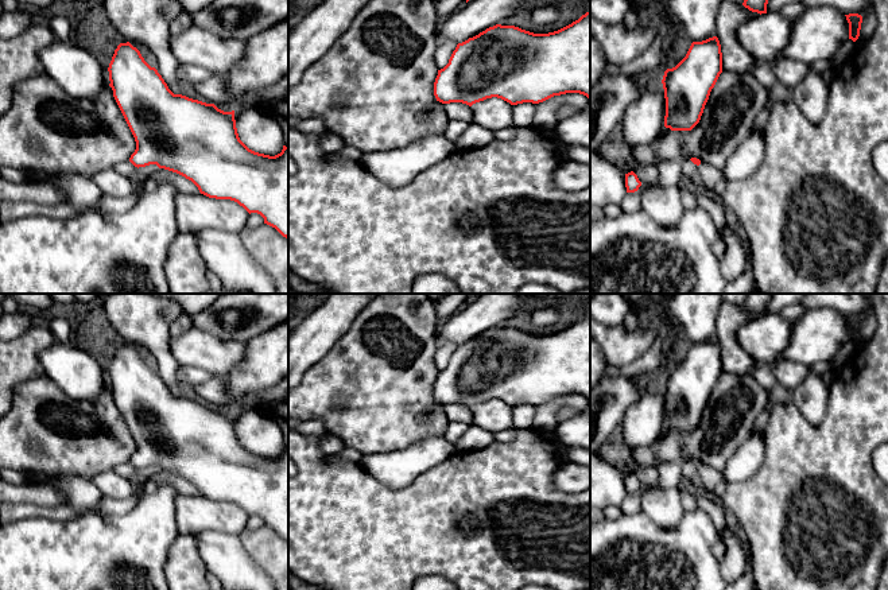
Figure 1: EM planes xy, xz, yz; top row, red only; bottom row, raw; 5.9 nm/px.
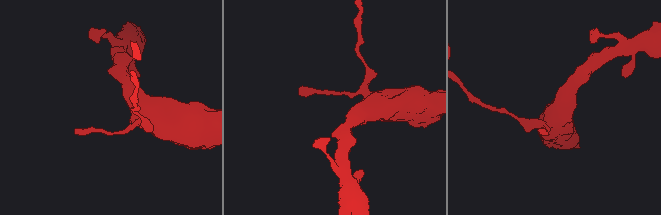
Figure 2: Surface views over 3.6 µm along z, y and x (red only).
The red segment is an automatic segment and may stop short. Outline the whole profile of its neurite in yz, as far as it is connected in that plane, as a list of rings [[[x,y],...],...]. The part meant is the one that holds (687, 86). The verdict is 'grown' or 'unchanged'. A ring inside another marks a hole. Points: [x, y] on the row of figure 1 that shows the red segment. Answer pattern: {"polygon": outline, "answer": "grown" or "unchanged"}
{"polygon": [[[718,38],[693,42],[686,57],[664,71],[664,127],[671,131],[691,131],[699,123],[721,73],[722,53]]], "answer": "unchanged"}

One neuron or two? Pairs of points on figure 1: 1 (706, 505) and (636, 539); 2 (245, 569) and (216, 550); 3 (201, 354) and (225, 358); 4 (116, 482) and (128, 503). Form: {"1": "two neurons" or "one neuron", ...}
{"1": "two neurons", "2": "one neuron", "3": "one neuron", "4": "two neurons"}

